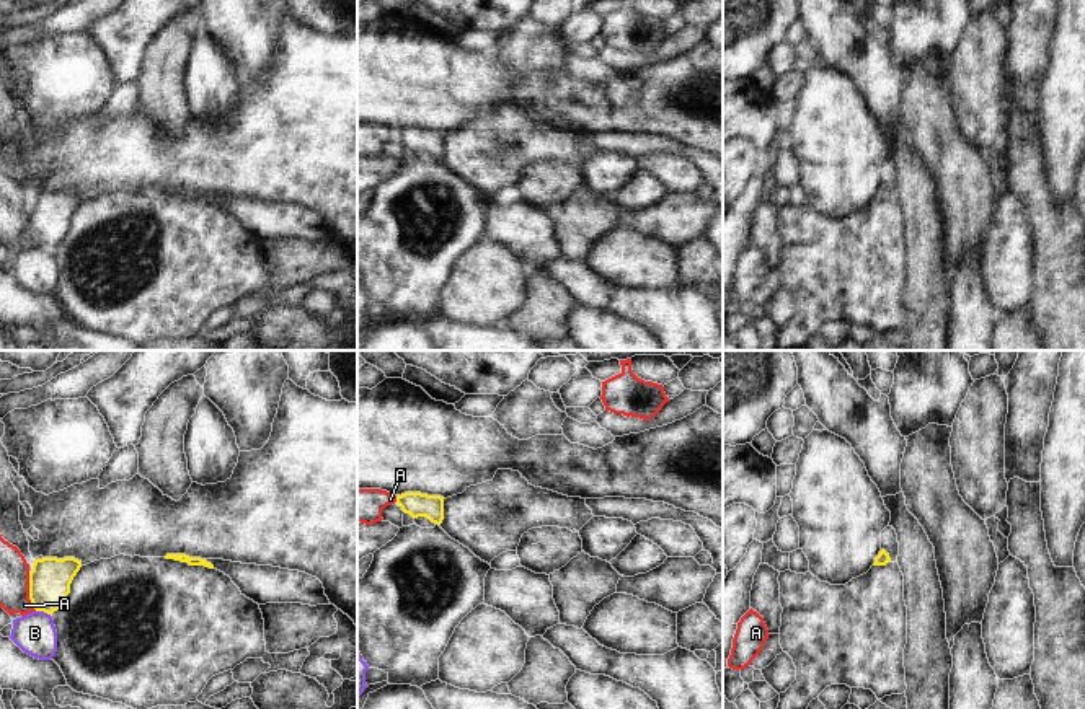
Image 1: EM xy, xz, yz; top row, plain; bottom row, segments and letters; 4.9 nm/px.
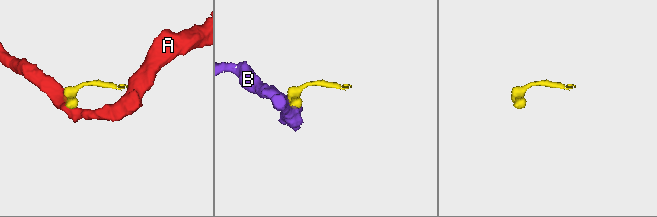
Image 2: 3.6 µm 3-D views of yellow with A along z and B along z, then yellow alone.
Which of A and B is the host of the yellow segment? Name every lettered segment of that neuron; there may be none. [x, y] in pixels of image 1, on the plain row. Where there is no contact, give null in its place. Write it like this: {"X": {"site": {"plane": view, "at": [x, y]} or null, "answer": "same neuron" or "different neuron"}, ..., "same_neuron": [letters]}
{"A": {"site": {"plane": "xy", "at": [30, 227]}, "answer": "different neuron"}, "B": {"site": {"plane": "xy", "at": [43, 245]}, "answer": "different neuron"}, "same_neuron": []}

